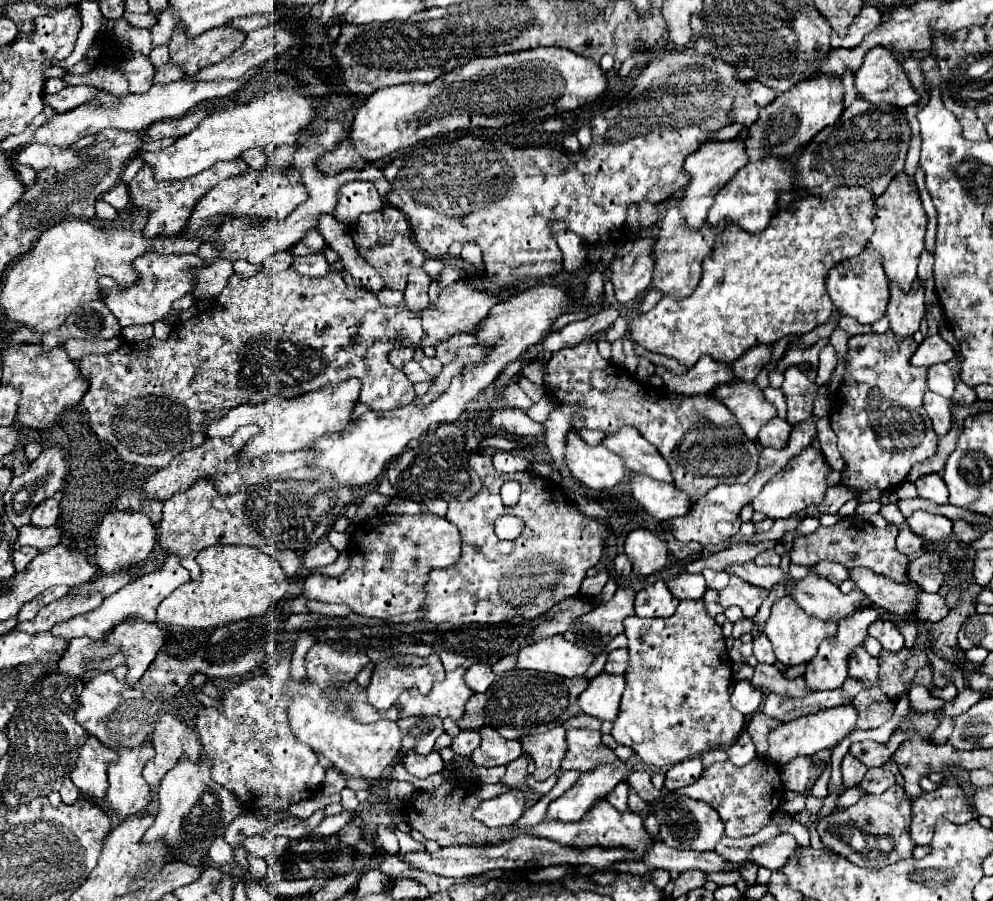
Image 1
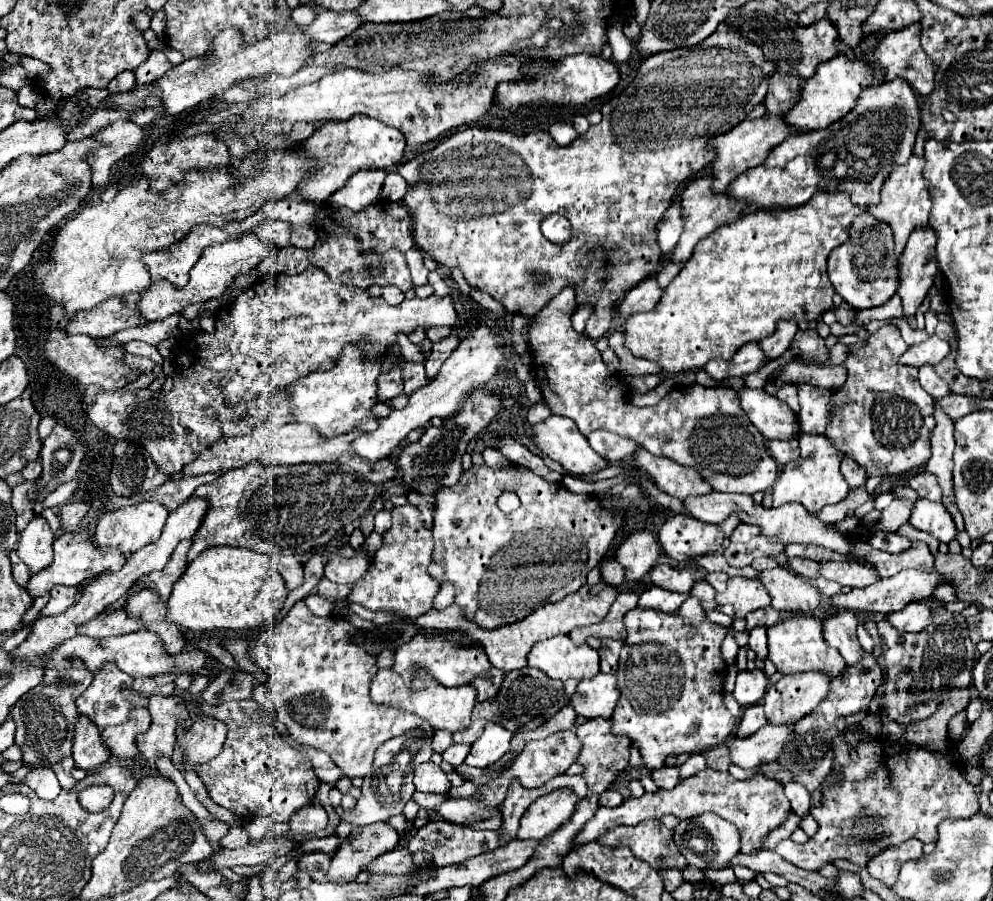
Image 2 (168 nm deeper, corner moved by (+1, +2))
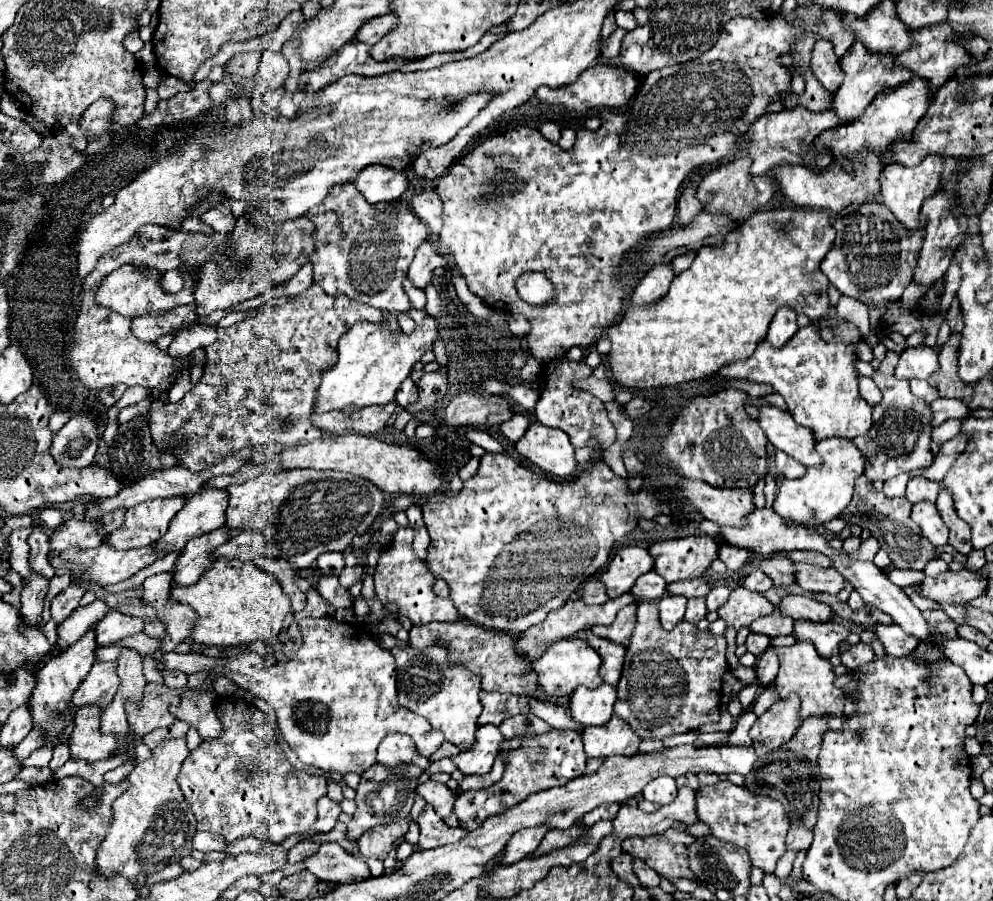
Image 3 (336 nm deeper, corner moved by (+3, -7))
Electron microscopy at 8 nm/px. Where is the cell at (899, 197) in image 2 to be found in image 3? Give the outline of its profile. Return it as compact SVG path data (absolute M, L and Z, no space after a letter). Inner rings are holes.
M932 154L926 156L922 164L918 166L900 166L900 164L892 164L884 168L884 174L880 176L880 184L882 184L882 202L892 210L892 214L896 214L896 218L908 228L918 228L918 220L920 220L920 208L924 198L932 196L938 188L940 188L940 180L942 180L942 172L944 172L944 156L942 154Z

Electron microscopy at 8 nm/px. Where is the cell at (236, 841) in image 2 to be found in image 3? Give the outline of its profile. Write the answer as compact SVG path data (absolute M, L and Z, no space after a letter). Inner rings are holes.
M196 832L194 838L192 838L192 846L194 850L200 850L200 852L222 852L226 842L222 836L218 834L210 834L210 832Z

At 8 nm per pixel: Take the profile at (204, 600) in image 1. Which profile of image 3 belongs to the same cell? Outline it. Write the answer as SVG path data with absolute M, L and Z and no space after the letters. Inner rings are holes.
M218 558L214 566L208 572L204 572L194 586L174 586L172 598L192 606L194 612L200 616L190 638L206 646L240 646L250 644L254 640L264 640L272 646L278 640L286 614L290 612L290 598L282 592L280 582L260 566L252 562L240 562L238 558Z

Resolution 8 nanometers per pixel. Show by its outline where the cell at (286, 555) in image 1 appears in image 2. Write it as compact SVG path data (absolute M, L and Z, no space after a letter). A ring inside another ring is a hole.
M284 555L278 559L278 571L282 573L286 587L288 589L296 589L302 585L304 575L302 575L302 563L300 559L296 559L294 555Z

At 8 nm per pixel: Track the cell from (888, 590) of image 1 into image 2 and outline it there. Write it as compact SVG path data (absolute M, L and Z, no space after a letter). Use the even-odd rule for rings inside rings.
M822 563L822 575L830 581L838 581L848 587L868 587L878 581L878 575L862 563Z

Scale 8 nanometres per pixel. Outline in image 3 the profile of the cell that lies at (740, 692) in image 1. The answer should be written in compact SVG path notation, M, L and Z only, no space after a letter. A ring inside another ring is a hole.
M768 648L768 650L758 658L756 674L758 674L760 682L762 682L764 686L768 686L768 684L776 678L776 672L778 672L778 656L776 656L776 650L774 650L774 648Z

